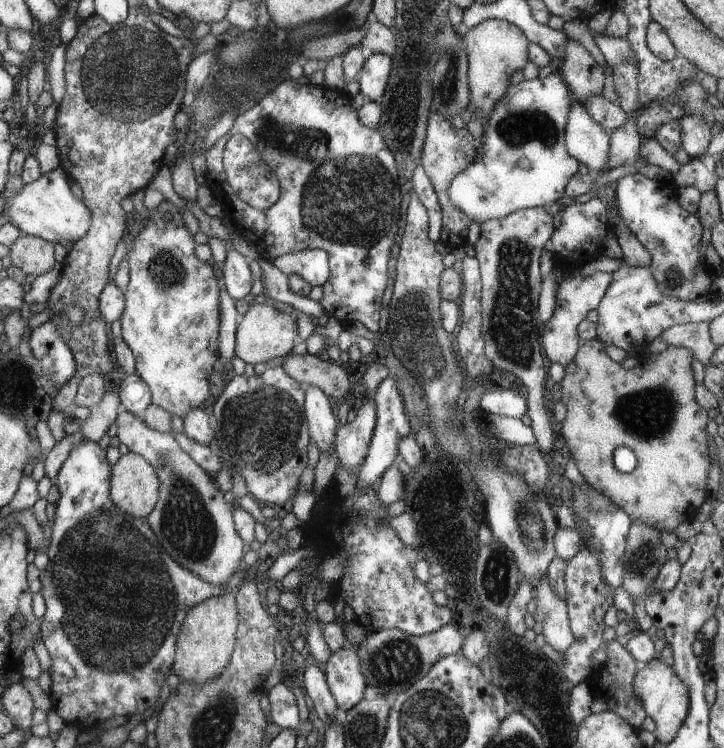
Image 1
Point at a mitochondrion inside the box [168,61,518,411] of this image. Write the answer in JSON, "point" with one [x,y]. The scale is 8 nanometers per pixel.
{"point":[351,201]}

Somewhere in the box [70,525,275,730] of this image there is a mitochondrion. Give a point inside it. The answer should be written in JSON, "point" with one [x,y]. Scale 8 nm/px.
{"point":[163,564]}

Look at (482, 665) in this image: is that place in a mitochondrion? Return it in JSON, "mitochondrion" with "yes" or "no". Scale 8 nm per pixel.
{"mitochondrion":"no"}

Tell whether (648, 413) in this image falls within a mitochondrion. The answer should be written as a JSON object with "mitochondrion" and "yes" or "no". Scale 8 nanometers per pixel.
{"mitochondrion":"yes"}

